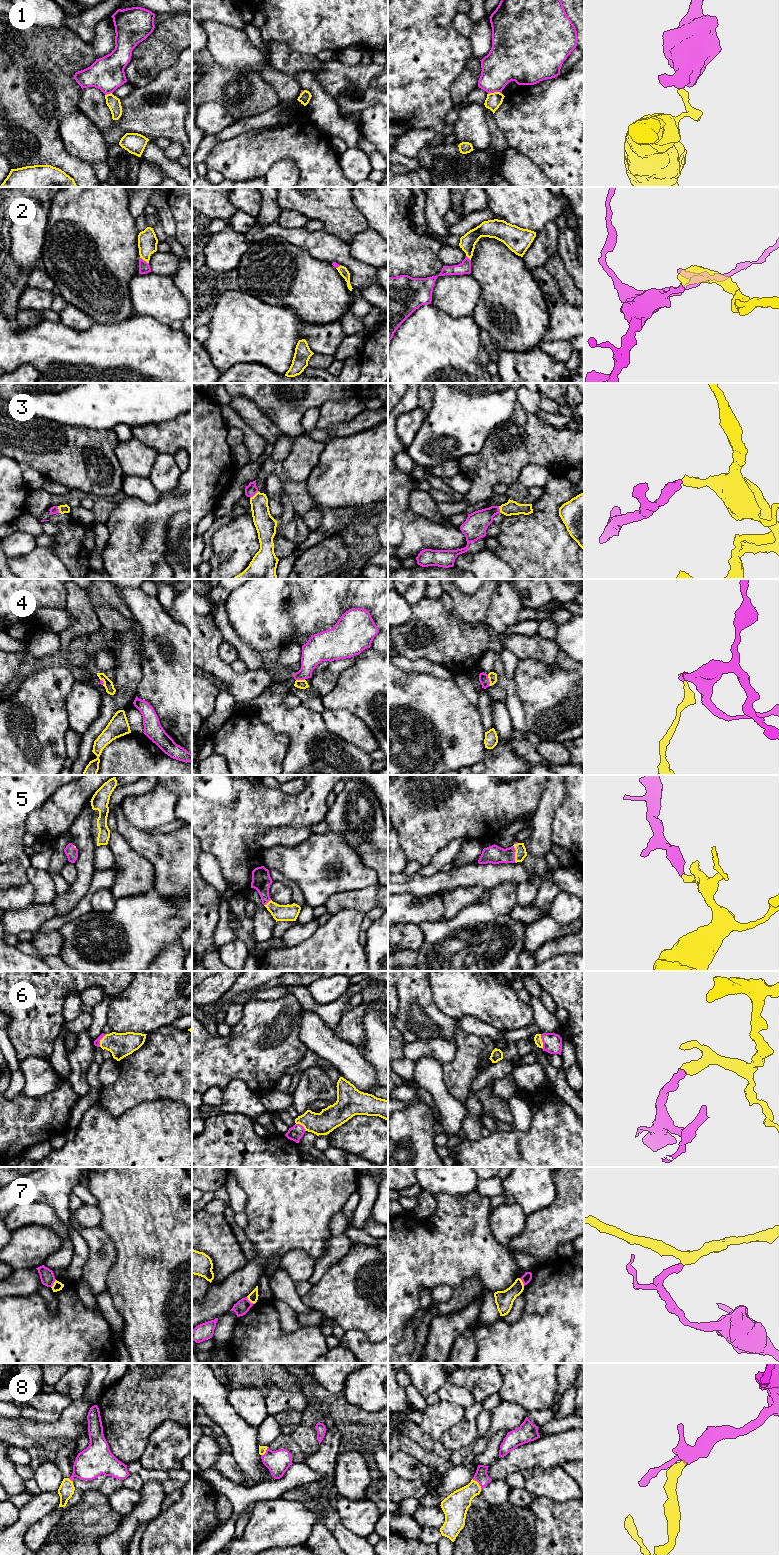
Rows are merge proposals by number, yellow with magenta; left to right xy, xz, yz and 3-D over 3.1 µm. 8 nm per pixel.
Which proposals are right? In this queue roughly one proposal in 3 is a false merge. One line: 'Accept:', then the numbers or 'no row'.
Accept: 2, 3, 5, 6, 8

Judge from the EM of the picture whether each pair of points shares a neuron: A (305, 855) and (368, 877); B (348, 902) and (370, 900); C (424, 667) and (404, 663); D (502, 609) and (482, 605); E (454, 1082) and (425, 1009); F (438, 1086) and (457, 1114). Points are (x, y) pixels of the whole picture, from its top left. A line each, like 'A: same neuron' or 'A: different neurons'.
A: same neuron
B: same neuron
C: same neuron
D: different neurons
E: same neuron
F: same neuron

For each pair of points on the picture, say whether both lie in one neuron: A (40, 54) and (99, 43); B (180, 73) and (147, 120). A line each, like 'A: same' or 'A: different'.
A: different
B: same

